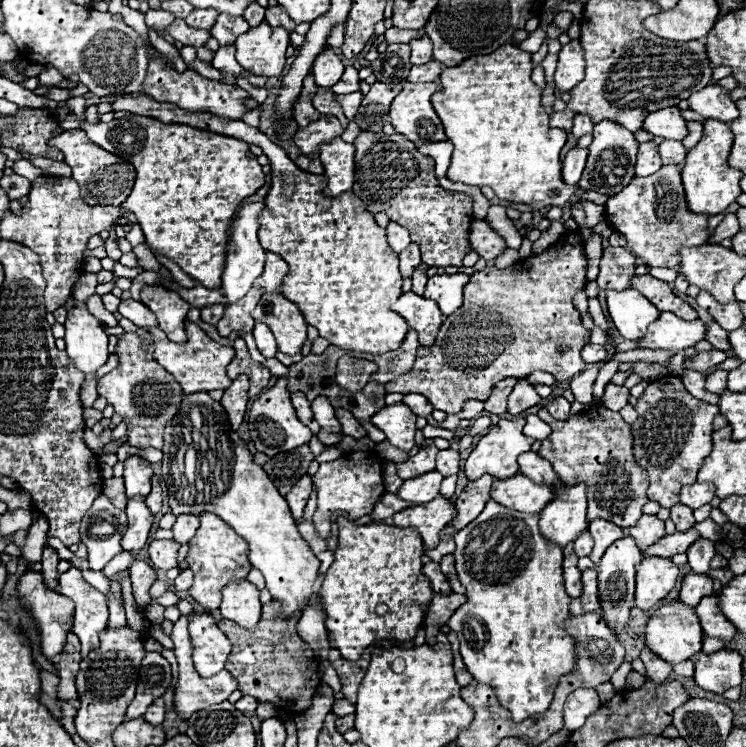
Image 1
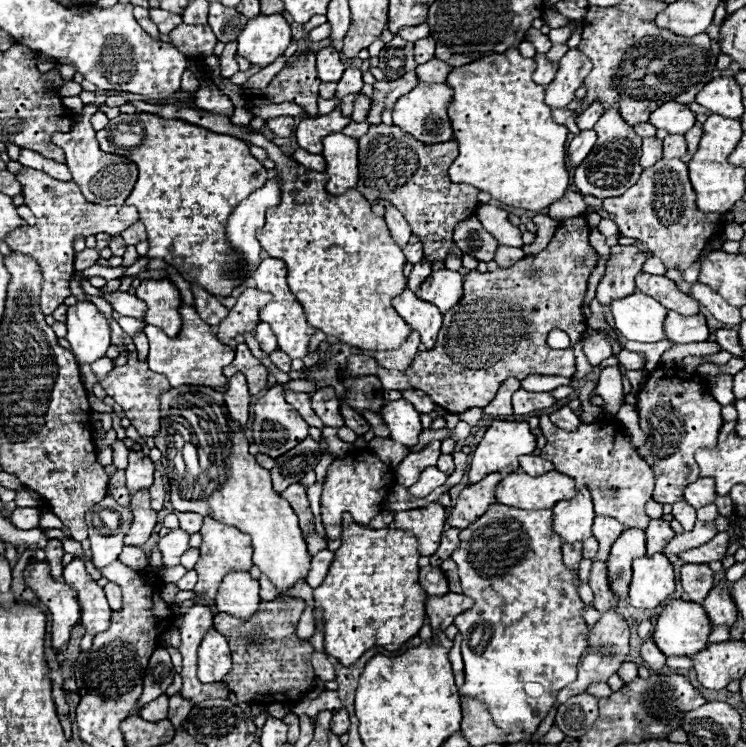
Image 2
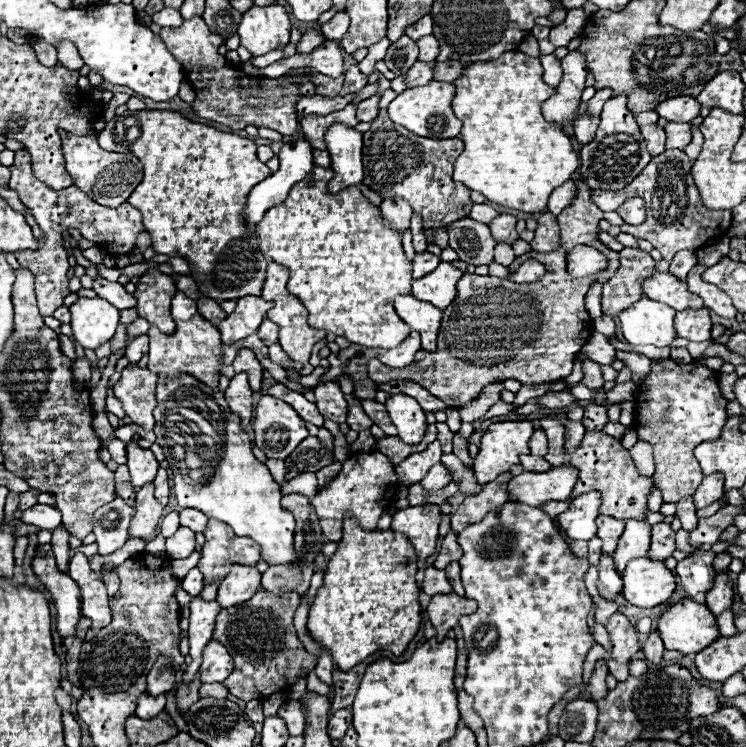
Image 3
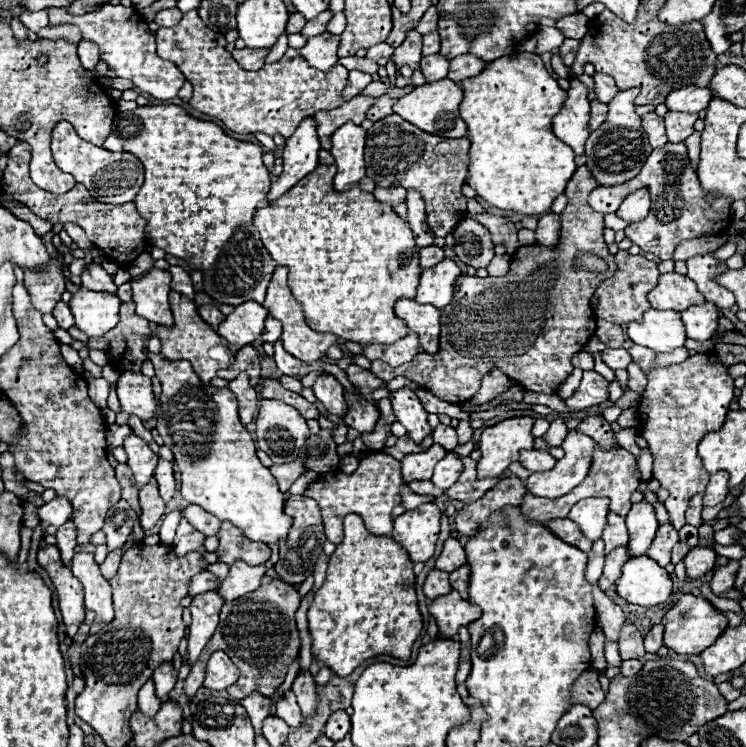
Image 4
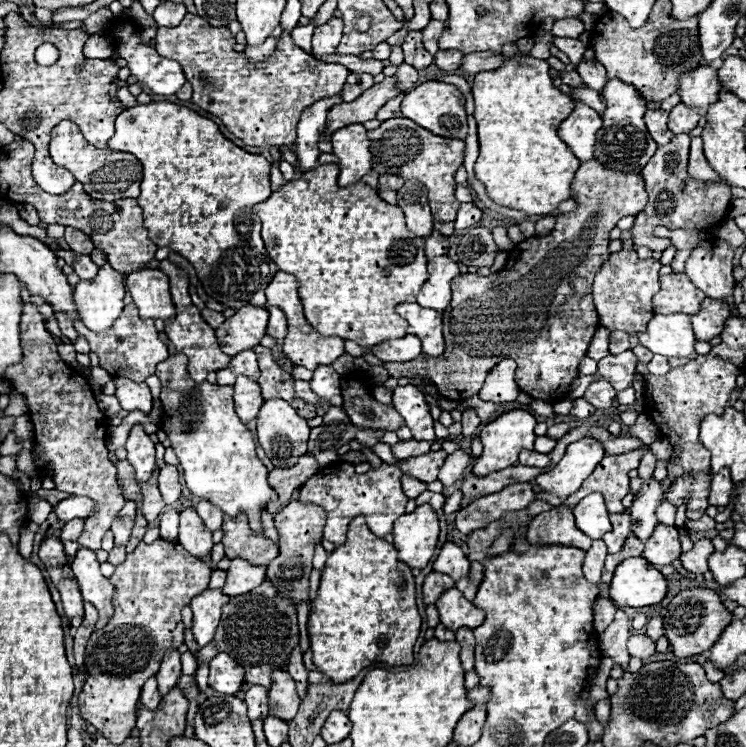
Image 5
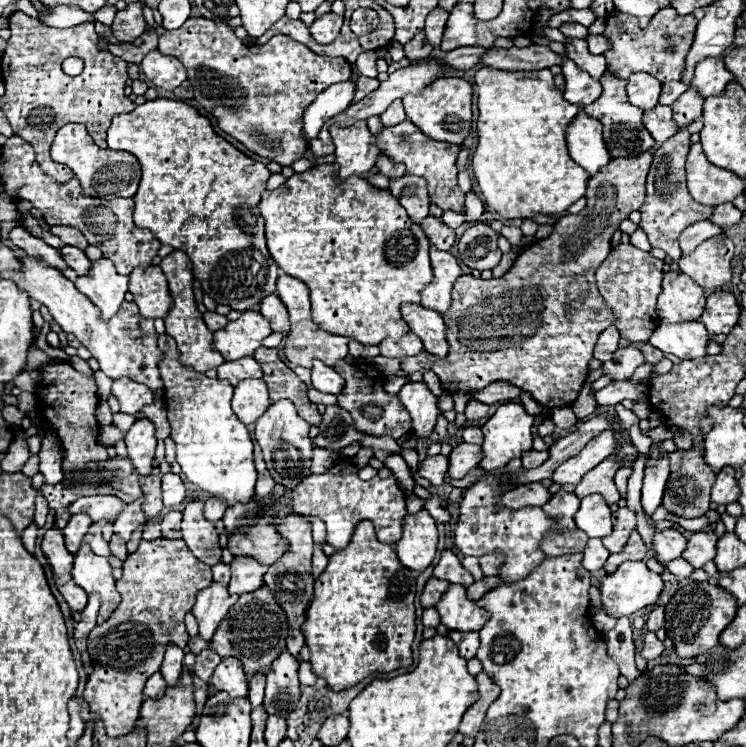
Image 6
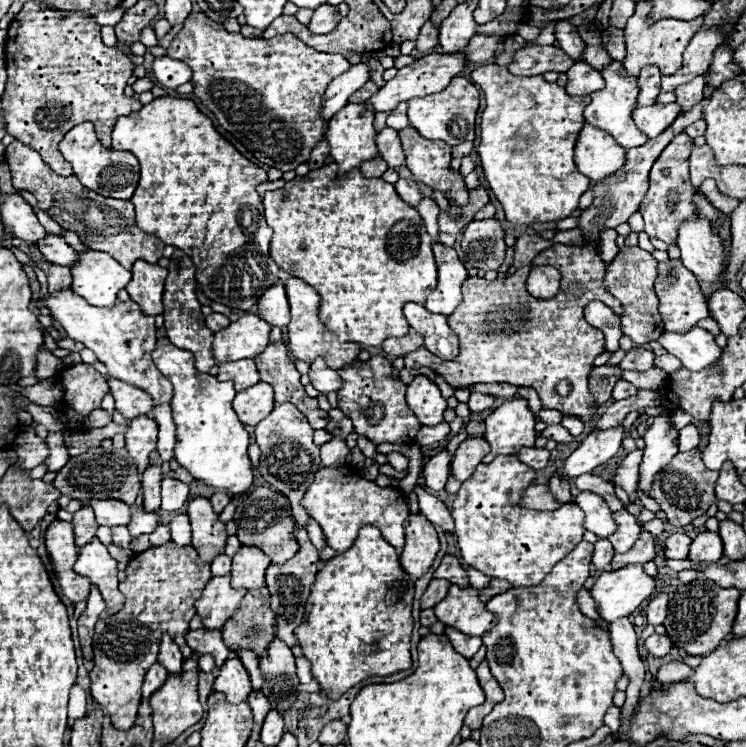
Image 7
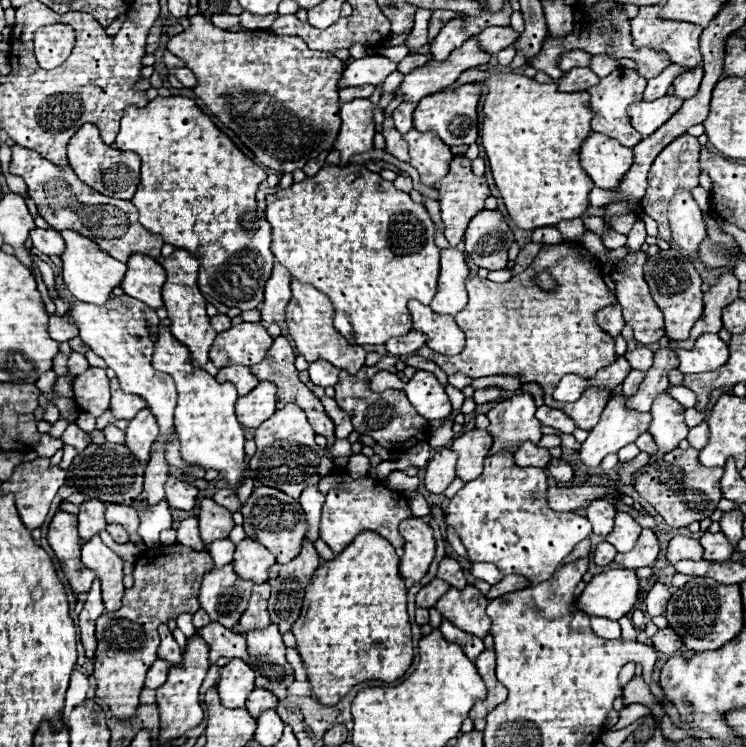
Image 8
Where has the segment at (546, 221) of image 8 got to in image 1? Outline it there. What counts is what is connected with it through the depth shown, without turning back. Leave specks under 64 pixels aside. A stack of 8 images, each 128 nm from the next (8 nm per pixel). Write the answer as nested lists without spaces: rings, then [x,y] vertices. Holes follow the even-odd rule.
[[[506,44],[492,54],[472,56],[454,68],[444,68],[440,74],[442,92],[432,96],[432,104],[444,124],[448,140],[454,144],[452,162],[446,172],[448,180],[470,186],[490,186],[502,200],[532,204],[540,210],[544,206],[564,206],[574,190],[562,182],[560,172],[560,150],[566,144],[566,132],[550,128],[550,116],[540,106],[540,88],[530,80],[530,72],[530,54]]]

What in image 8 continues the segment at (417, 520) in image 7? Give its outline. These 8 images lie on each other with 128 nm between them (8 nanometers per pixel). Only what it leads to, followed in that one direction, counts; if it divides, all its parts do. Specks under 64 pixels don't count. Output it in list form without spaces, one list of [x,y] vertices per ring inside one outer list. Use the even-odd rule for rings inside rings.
[[[406,518],[398,526],[404,536],[404,554],[400,558],[400,576],[408,582],[418,582],[434,558],[432,528],[422,518]]]

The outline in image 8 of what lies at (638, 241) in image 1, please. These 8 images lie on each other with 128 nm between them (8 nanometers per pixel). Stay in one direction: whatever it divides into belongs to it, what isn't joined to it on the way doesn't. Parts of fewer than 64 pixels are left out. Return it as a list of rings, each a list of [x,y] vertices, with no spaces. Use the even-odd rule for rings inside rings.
[[[682,134],[674,142],[670,142],[654,160],[650,172],[648,172],[648,188],[640,202],[644,214],[652,216],[658,222],[658,234],[664,240],[670,240],[670,226],[668,226],[668,204],[670,198],[676,194],[676,190],[692,190],[698,186],[698,174],[700,174],[700,144],[696,136]]]

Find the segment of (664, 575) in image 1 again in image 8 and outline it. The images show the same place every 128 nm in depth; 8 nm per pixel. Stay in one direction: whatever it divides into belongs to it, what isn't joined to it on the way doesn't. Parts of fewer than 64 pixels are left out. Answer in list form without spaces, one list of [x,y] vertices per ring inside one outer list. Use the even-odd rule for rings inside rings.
[[[608,570],[596,574],[574,600],[574,610],[588,616],[618,620],[626,616],[638,598],[634,570]]]

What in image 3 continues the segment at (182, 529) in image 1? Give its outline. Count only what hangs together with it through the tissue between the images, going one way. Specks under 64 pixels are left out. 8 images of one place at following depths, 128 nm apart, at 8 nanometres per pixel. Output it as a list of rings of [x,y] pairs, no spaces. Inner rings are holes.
[[[184,508],[180,512],[180,524],[194,530],[194,532],[204,532],[206,526],[208,526],[208,518],[200,512],[200,510],[194,510],[194,508]]]

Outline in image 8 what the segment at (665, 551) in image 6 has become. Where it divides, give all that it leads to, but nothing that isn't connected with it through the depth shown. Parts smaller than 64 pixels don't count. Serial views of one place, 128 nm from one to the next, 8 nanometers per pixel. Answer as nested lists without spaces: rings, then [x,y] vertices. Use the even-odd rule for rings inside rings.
[[[674,536],[668,546],[668,560],[672,564],[680,560],[702,560],[702,544],[694,538],[686,536]]]

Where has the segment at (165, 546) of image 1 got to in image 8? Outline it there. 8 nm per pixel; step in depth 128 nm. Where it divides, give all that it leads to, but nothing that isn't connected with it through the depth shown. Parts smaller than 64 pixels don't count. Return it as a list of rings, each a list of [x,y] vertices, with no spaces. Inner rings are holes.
[[[204,498],[200,502],[198,520],[200,520],[200,536],[206,546],[212,544],[214,540],[228,538],[230,530],[234,528],[232,512],[222,510],[222,506],[218,506],[212,498]]]

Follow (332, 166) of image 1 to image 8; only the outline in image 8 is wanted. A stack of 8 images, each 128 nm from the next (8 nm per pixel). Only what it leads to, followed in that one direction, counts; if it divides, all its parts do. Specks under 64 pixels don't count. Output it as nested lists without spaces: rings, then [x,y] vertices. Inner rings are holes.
[[[356,98],[342,104],[340,116],[342,126],[334,142],[334,150],[340,152],[342,164],[346,164],[350,156],[364,154],[374,148],[374,106],[366,98]]]

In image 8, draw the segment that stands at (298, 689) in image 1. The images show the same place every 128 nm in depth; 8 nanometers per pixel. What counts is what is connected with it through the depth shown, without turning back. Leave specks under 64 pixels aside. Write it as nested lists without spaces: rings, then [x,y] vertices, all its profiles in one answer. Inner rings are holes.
[[[254,584],[252,590],[252,598],[248,604],[248,610],[242,614],[242,620],[238,622],[238,634],[246,634],[248,630],[256,630],[256,628],[266,628],[270,624],[268,618],[268,598],[270,598],[270,584]]]

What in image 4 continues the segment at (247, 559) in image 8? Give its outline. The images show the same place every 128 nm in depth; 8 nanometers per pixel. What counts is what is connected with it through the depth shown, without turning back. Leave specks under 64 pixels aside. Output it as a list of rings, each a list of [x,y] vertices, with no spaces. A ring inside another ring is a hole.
[[[238,560],[230,566],[228,576],[224,578],[222,586],[218,588],[218,594],[224,600],[236,600],[240,596],[246,596],[254,590],[258,590],[262,576],[268,572],[268,568],[264,564],[260,566],[248,566],[246,562]]]

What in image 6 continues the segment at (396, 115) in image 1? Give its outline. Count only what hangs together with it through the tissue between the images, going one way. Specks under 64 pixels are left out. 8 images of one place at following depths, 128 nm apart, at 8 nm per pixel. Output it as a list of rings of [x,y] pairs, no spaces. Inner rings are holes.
[[[438,78],[422,94],[404,96],[406,118],[416,124],[428,138],[438,142],[462,144],[470,134],[472,122],[472,84],[464,78]]]

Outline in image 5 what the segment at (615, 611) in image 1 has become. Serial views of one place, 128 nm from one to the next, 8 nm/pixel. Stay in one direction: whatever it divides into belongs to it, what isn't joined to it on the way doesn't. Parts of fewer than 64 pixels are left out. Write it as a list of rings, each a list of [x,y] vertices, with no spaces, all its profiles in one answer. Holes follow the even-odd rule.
[[[652,476],[644,482],[640,492],[636,492],[634,504],[630,506],[630,516],[632,516],[632,534],[636,534],[642,542],[650,538],[654,532],[658,520],[656,520],[656,508],[660,506],[664,496],[664,490],[660,482]]]

